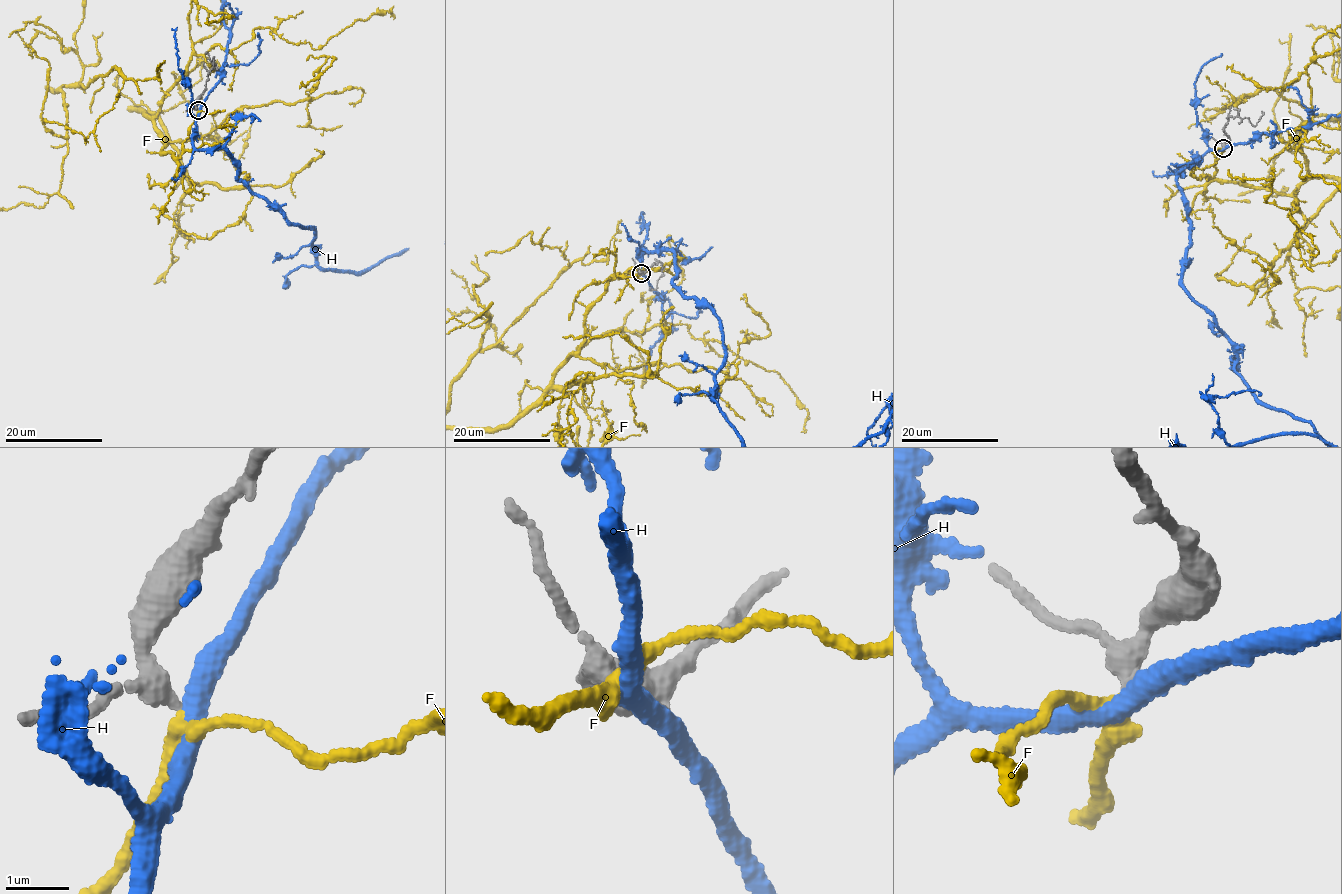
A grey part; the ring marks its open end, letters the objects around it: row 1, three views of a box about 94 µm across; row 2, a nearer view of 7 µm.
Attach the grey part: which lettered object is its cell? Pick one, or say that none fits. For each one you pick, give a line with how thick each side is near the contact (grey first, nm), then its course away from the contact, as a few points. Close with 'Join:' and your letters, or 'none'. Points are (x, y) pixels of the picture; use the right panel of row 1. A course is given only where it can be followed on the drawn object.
F: 260/240 nm
Join: F

